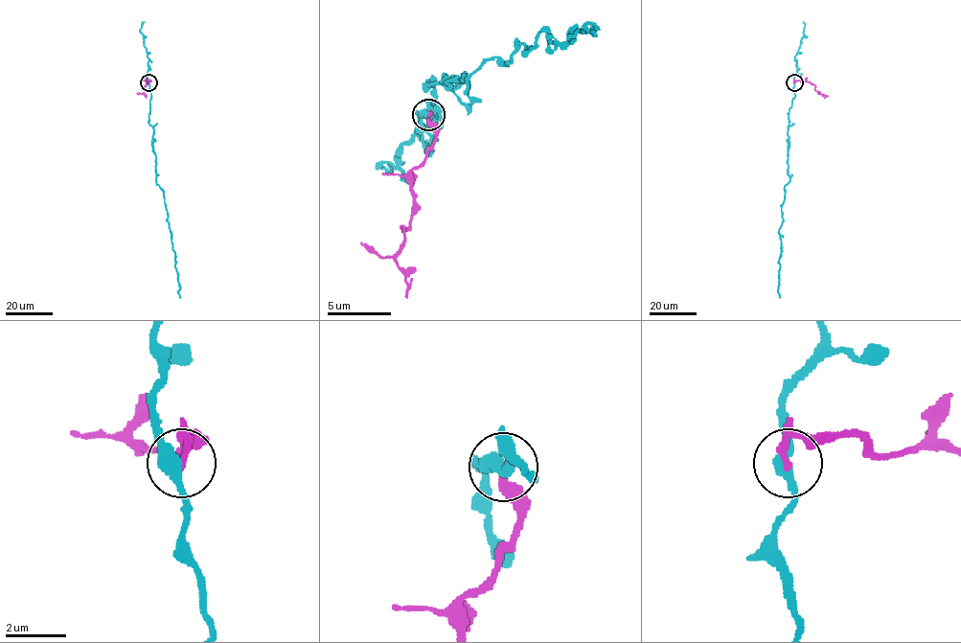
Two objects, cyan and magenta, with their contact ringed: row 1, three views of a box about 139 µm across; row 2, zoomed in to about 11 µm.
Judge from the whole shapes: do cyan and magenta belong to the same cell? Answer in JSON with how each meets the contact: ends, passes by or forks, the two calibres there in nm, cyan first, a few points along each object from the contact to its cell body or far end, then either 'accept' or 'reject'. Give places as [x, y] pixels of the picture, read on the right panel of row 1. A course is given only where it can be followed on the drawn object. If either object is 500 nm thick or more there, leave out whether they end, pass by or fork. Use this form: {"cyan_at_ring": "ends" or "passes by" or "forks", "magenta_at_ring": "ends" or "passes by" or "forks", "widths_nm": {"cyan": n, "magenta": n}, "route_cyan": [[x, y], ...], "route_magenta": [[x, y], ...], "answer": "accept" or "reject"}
{"cyan_at_ring": "passes by", "magenta_at_ring": "passes by", "widths_nm": {"cyan": 400, "magenta": 170}, "route_cyan": [[794, 82], [794, 97], [789, 111], [787, 135], [789, 181], [784, 189], [783, 221], [779, 230], [779, 297]], "route_magenta": [[794, 82], [810, 81], [824, 98]], "answer": "reject"}

